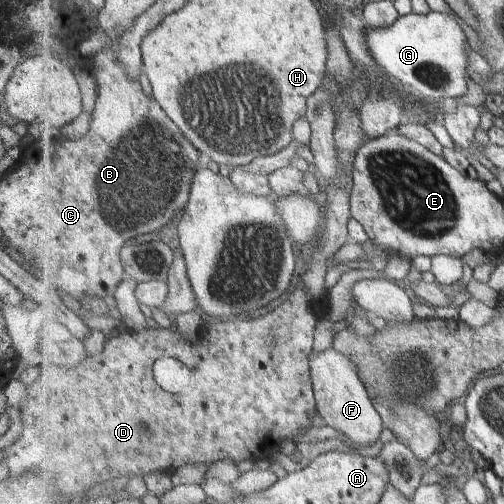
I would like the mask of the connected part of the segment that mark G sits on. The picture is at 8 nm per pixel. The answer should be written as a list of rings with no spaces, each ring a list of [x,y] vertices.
[[[431,11],[426,15],[411,12],[399,17],[392,27],[386,29],[371,29],[366,25],[367,44],[375,60],[391,78],[415,88],[420,96],[439,101],[444,98],[459,99],[467,94],[467,80],[470,79],[469,40],[461,20],[453,12]]]

